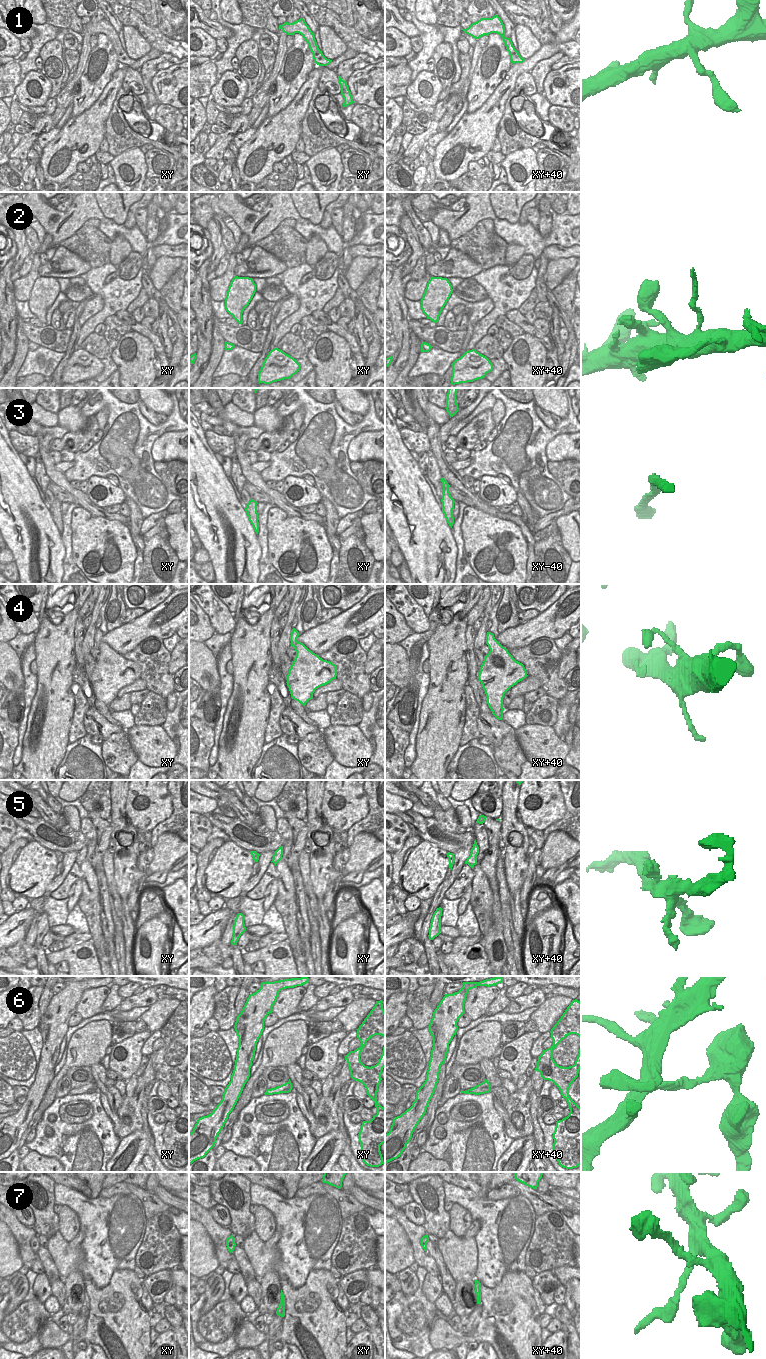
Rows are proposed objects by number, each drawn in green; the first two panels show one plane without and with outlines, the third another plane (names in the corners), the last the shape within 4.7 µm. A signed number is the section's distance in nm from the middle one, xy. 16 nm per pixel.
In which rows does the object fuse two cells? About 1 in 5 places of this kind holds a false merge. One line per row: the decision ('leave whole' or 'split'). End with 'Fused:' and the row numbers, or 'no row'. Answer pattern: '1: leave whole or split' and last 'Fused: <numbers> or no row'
1: leave whole
2: leave whole
3: leave whole
4: leave whole
5: leave whole
6: split
7: split
Fused: 6, 7

